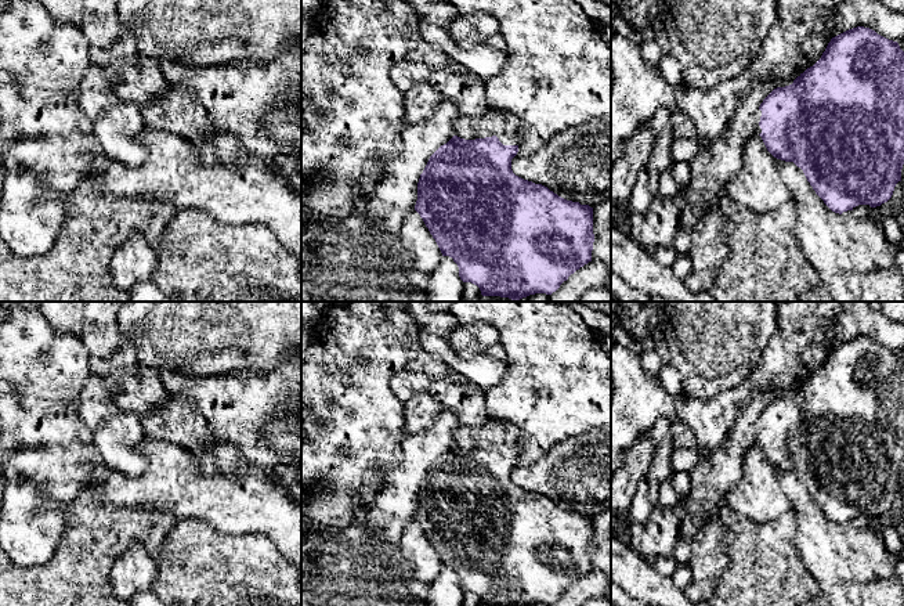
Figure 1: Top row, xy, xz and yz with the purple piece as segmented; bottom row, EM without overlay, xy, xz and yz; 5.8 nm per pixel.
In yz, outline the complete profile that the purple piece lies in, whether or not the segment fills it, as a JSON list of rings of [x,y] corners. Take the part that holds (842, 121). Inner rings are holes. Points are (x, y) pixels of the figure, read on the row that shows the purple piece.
[[[864,26],[849,29],[831,39],[821,58],[792,84],[774,89],[753,116],[757,133],[767,151],[777,159],[800,167],[824,203],[835,213],[858,205],[881,206],[887,202],[901,181],[904,165],[904,51]]]

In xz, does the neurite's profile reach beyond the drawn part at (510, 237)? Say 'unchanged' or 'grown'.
grown

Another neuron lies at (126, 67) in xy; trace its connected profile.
[[[138,53],[133,59],[116,61],[102,71],[123,102],[135,102],[142,107],[162,97],[169,89],[160,64]]]

